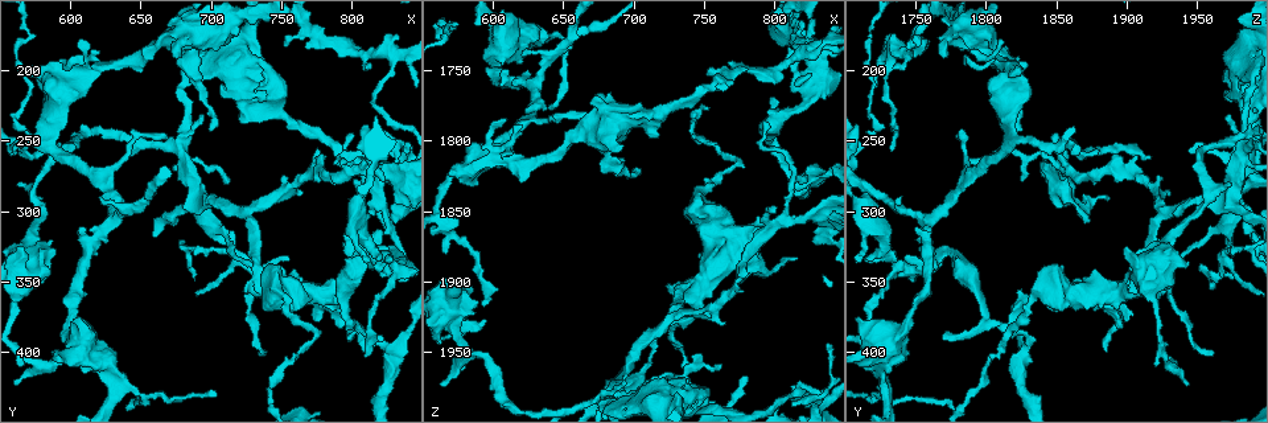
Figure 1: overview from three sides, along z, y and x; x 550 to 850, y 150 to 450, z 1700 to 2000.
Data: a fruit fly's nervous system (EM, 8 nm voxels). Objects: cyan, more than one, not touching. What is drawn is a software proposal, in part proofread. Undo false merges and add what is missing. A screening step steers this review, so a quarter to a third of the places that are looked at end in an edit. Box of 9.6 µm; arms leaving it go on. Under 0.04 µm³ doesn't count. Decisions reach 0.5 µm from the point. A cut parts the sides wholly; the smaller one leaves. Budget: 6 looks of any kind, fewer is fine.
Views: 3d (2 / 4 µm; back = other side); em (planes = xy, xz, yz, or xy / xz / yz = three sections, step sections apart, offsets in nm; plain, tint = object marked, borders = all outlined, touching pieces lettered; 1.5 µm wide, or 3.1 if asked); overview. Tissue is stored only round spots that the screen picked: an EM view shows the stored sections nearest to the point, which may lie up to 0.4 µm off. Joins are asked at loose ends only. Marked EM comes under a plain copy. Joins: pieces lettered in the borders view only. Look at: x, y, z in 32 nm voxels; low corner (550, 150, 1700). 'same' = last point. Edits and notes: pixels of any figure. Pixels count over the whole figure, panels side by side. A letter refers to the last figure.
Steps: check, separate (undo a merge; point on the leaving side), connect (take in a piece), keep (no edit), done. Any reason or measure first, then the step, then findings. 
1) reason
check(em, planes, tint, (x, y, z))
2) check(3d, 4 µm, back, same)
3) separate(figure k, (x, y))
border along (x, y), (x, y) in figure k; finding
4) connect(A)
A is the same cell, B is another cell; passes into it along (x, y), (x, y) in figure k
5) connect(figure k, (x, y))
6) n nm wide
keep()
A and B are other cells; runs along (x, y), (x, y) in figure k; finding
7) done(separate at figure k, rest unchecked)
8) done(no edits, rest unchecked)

branch point
check(3d, 2 µm, (804, 270, 1856))

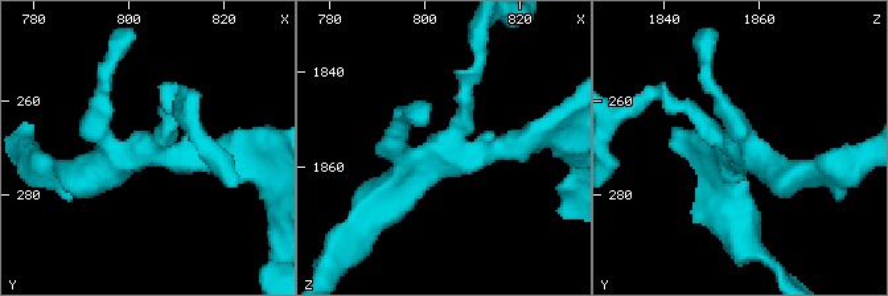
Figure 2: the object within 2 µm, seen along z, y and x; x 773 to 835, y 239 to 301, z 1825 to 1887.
check(em, planes, borders, (805, 271, 1855))

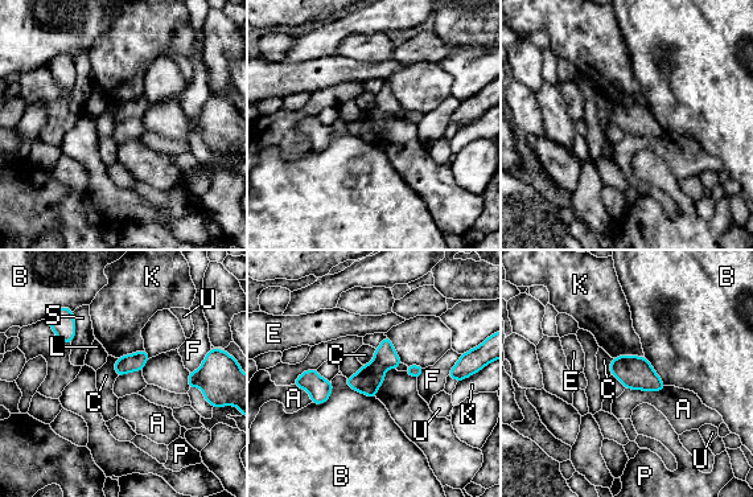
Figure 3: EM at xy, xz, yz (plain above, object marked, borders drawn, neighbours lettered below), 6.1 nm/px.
keep()
A, B, C, E, F, K, L, P, S and U are other cells; border along (375, 349), (374, 357), (363, 365) in figure 3; one cell here

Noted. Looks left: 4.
three arms meet
check(3d, 2 µm, (628, 306, 1758))

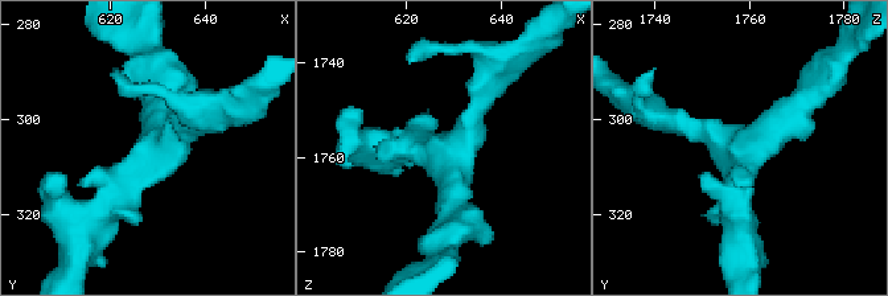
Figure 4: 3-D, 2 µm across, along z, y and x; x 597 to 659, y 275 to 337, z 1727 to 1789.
shape alone is not enough
check(em, xz, step 8, tint, (627, 308, 1759))

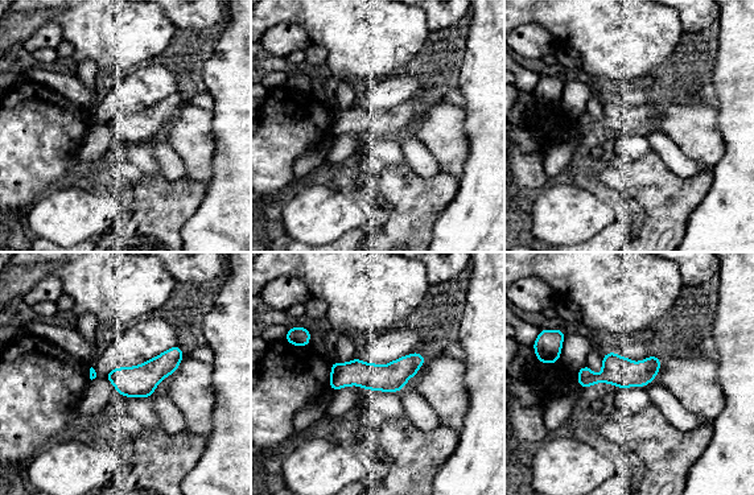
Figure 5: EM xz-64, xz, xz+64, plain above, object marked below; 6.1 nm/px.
check(em, planes, borders, same)

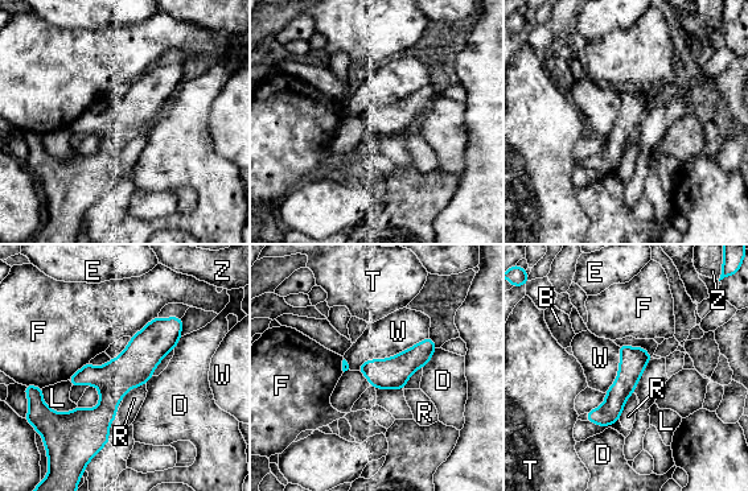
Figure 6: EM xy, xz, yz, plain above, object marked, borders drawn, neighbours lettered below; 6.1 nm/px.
160 nm wide
keep()
B, D, E, F, L, R, T, W and Z are other cells; runs along (177, 321), (112, 386), (101, 420) in figure 6; all the same cell

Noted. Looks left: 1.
done(no edits, rest unchecked)

